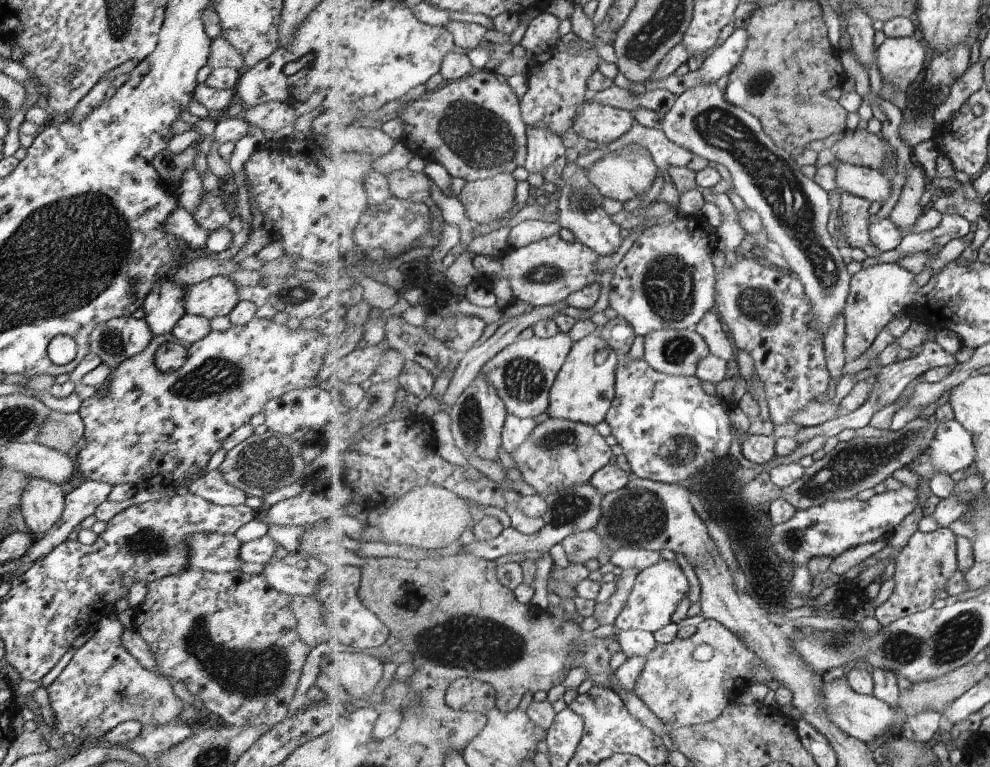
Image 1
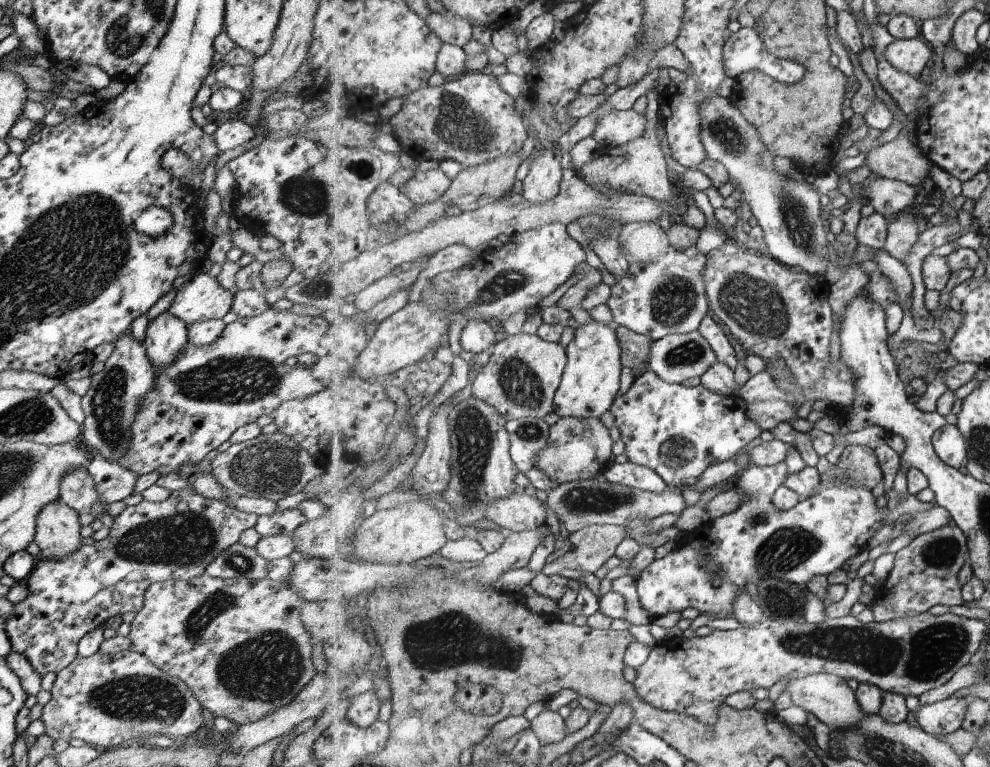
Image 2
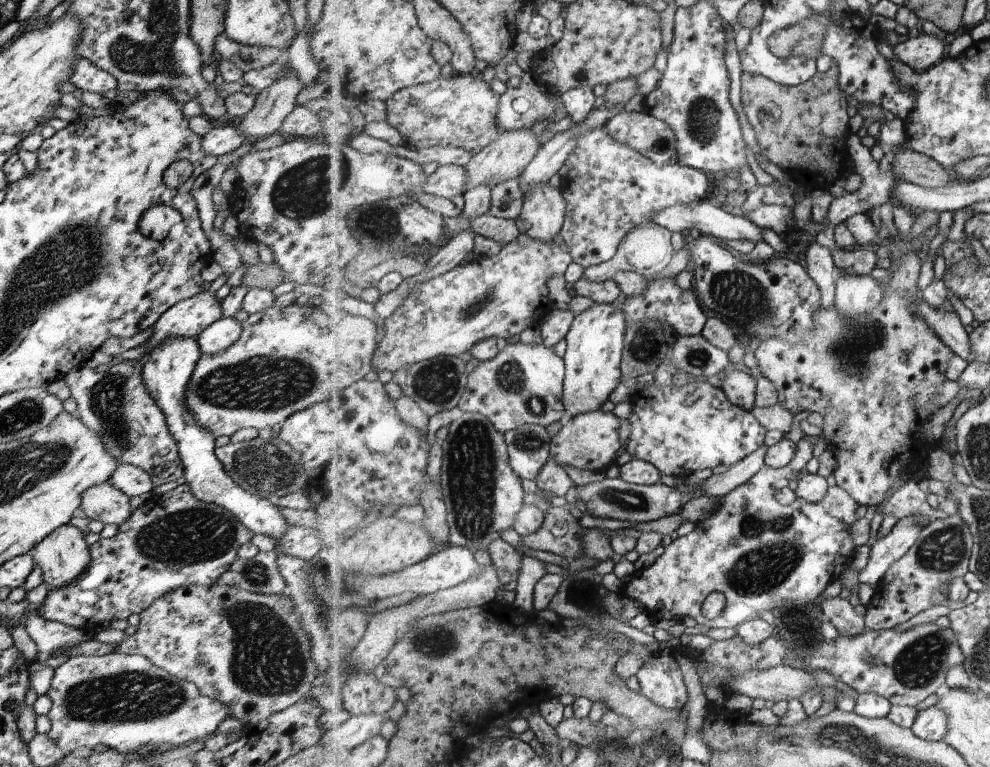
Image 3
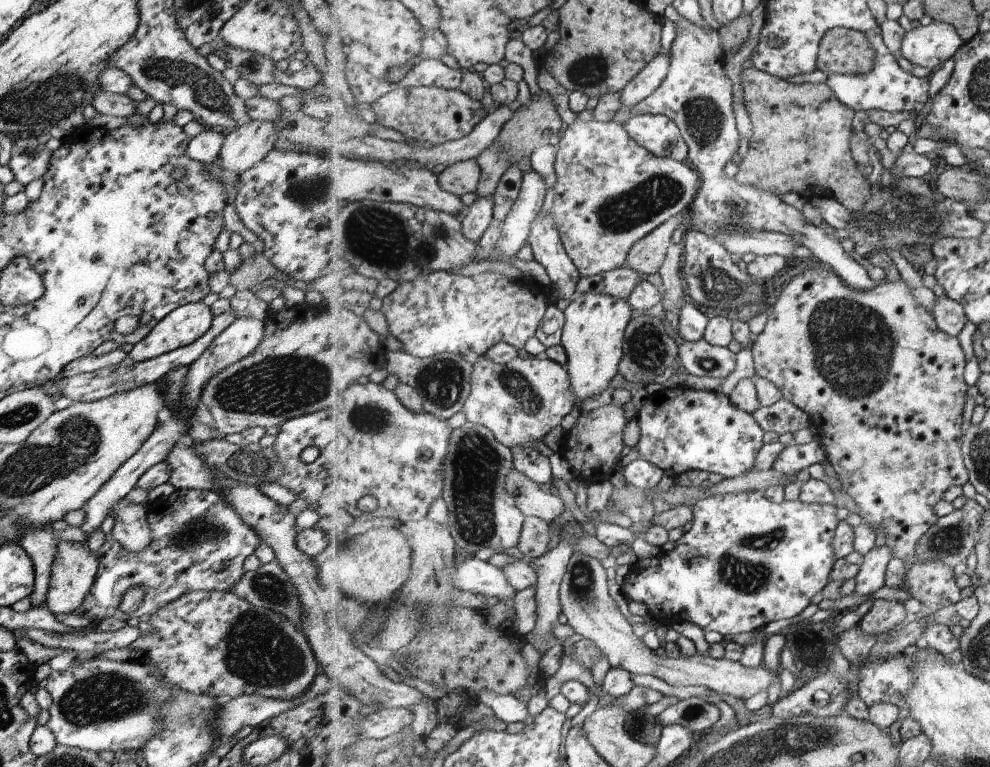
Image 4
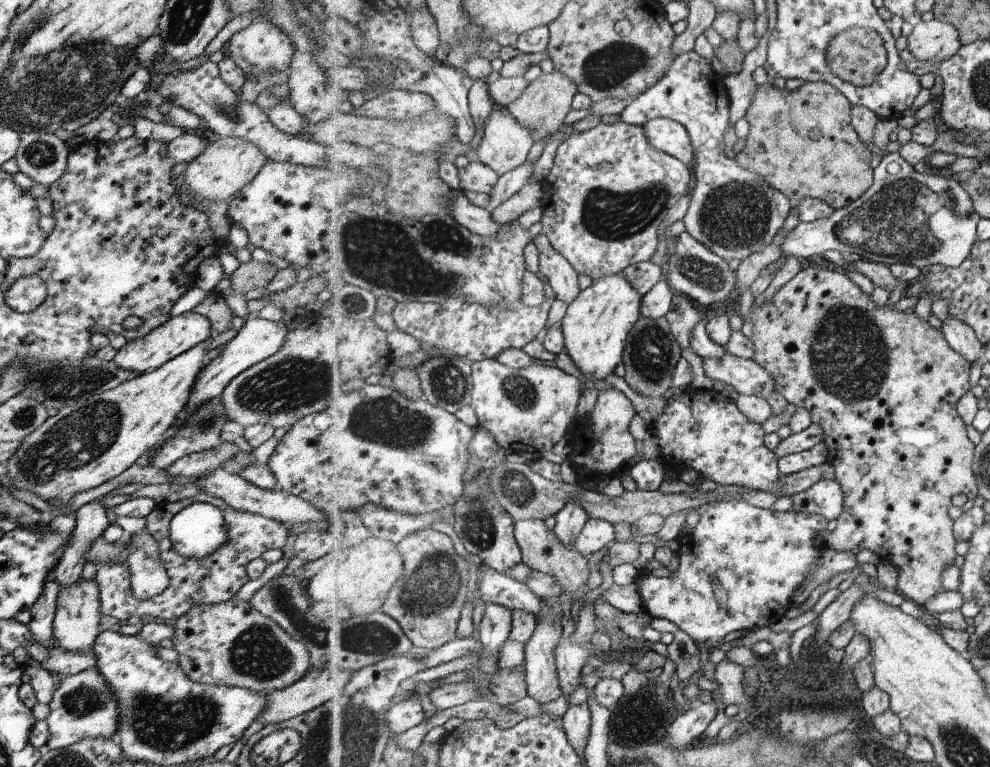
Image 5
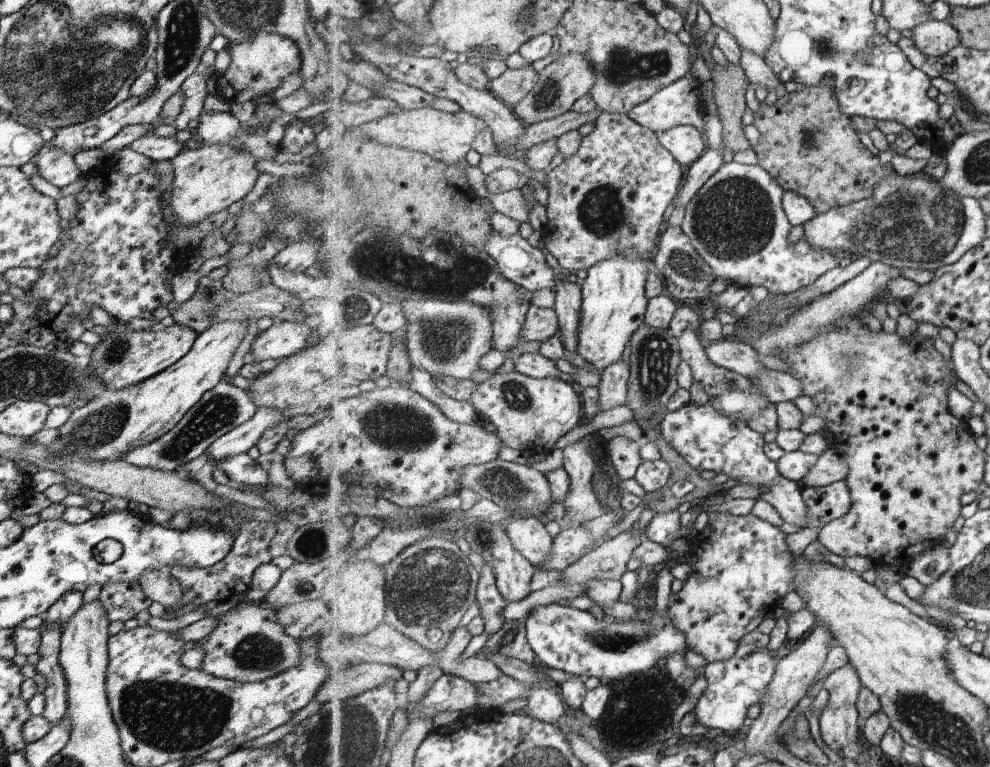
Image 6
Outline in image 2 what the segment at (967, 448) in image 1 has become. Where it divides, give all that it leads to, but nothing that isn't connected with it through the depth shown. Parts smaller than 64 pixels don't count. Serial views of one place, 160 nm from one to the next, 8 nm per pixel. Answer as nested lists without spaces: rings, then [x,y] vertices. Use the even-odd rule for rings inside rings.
[[[947,425],[937,430],[932,438],[934,448],[943,462],[951,467],[966,468],[969,462],[966,438],[957,425]]]

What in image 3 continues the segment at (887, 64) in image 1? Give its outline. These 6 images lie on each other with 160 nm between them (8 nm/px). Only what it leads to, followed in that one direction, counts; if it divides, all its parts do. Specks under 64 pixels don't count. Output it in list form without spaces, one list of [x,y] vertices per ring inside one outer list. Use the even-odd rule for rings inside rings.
[[[921,32],[917,37],[893,46],[893,54],[895,59],[921,73],[942,61],[947,56],[947,48],[948,41]]]

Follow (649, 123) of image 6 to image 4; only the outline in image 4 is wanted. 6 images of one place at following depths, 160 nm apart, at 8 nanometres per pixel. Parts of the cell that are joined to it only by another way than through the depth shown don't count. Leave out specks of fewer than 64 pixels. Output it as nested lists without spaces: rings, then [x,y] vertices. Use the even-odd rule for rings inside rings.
[[[687,20],[677,23],[675,28],[678,34],[670,45],[672,57],[667,78],[651,96],[636,104],[631,112],[635,116],[637,114],[653,113],[671,117],[682,130],[683,138],[687,141],[690,150],[689,161],[702,176],[701,188],[691,208],[688,210],[691,218],[688,229],[704,232],[716,238],[721,244],[724,242],[722,240],[724,232],[775,231],[791,235],[799,245],[804,245],[811,250],[814,259],[822,261],[833,268],[849,288],[856,291],[868,291],[879,286],[869,276],[865,266],[859,264],[857,260],[853,260],[849,253],[843,250],[841,242],[837,240],[837,235],[832,235],[831,231],[821,230],[821,228],[812,225],[809,221],[805,222],[803,212],[783,202],[779,198],[779,194],[764,191],[753,185],[744,185],[735,176],[729,178],[725,174],[725,166],[729,164],[729,160],[739,150],[739,138],[741,136],[739,135],[739,130],[735,129],[737,128],[737,120],[735,120],[735,112],[733,112],[733,82],[731,82],[731,78],[727,76],[727,72],[723,68],[724,51],[723,46],[721,46],[721,42],[723,42],[722,36],[719,35],[716,29],[704,27],[699,23],[688,22]]]

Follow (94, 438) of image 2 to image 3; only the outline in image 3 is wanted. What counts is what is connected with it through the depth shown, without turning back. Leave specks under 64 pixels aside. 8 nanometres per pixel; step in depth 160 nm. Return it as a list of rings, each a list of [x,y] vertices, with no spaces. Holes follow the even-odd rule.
[[[121,360],[104,372],[79,366],[69,370],[63,379],[77,405],[78,418],[96,433],[104,450],[117,464],[127,463],[144,470],[154,487],[177,480],[183,469],[164,414],[144,387],[141,369],[142,365],[135,360]]]

